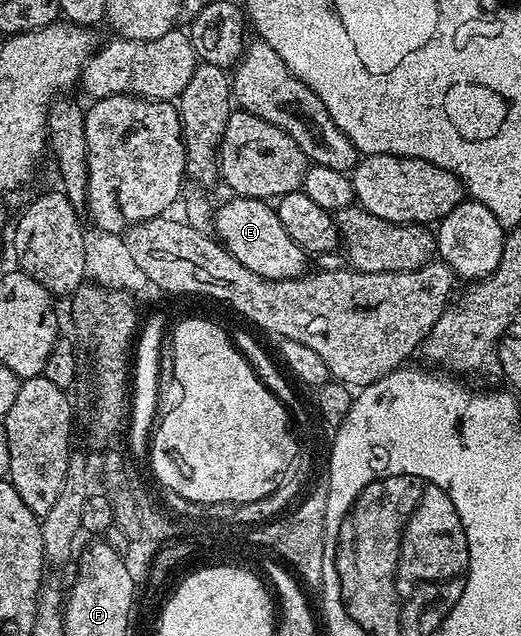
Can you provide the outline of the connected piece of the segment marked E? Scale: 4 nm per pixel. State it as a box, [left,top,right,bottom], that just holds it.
[213,196,308,280]

